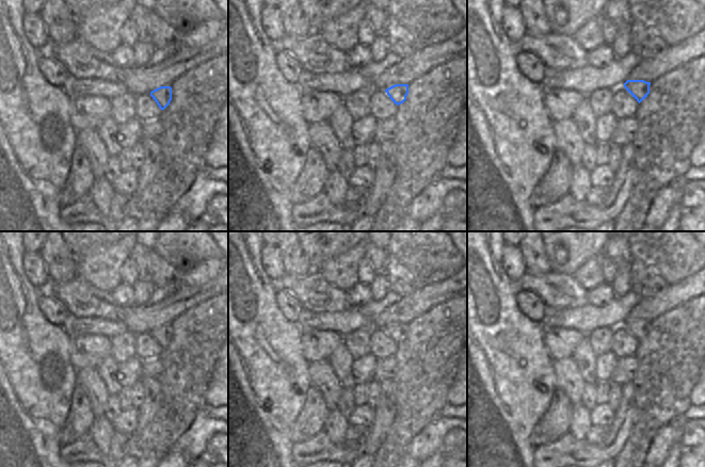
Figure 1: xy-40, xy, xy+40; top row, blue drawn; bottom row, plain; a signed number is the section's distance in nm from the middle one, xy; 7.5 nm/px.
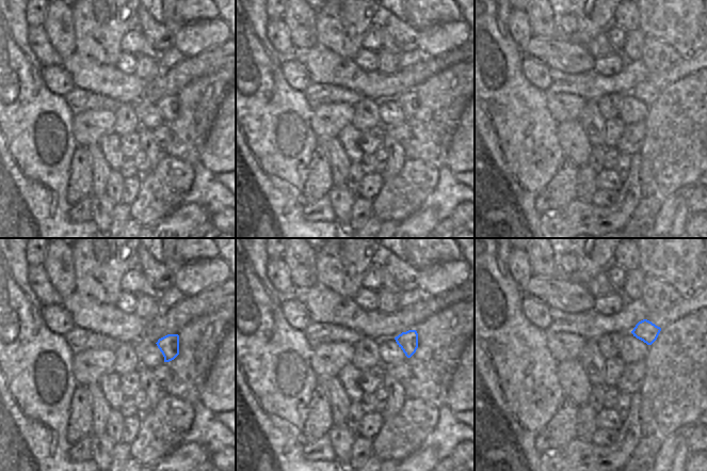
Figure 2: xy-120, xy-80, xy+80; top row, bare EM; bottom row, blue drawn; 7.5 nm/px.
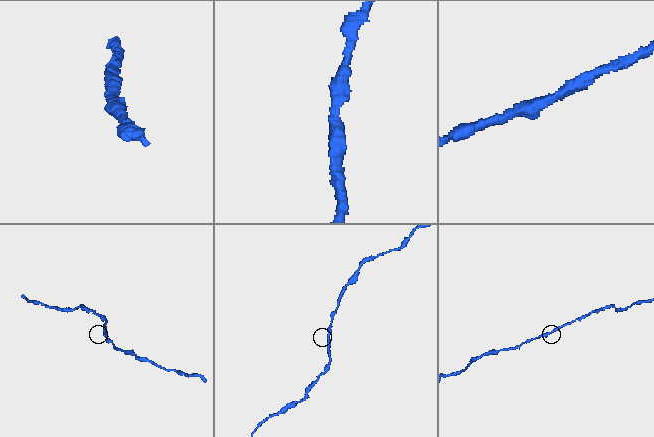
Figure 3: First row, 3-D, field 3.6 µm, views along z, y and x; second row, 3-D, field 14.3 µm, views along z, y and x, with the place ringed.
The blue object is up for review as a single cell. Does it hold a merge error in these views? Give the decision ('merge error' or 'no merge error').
no merge error

